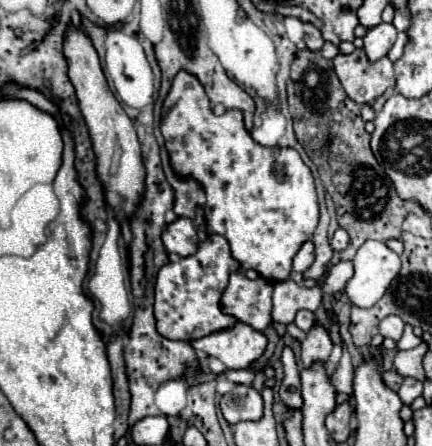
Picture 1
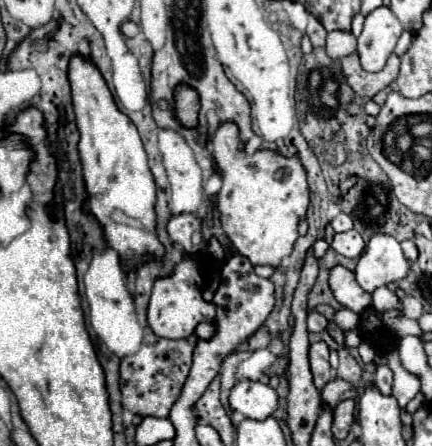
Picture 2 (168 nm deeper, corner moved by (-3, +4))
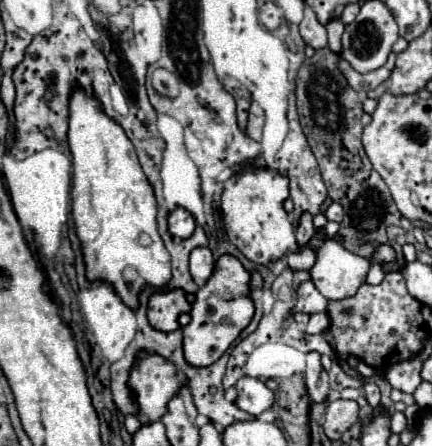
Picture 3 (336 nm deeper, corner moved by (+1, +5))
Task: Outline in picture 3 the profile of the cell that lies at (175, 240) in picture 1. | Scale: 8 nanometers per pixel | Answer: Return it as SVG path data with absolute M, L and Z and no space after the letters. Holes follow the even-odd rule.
M175 209L169 213L169 233L175 235L175 237L181 237L181 239L189 239L195 231L197 223L195 223L195 217L185 211L185 209Z

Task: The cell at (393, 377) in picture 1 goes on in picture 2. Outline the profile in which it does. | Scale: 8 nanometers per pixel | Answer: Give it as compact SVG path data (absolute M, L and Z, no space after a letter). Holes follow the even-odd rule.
M377 364L377 368L375 368L375 388L381 394L389 396L391 394L391 386L393 386L393 372L391 372L391 368L385 366L385 364Z

